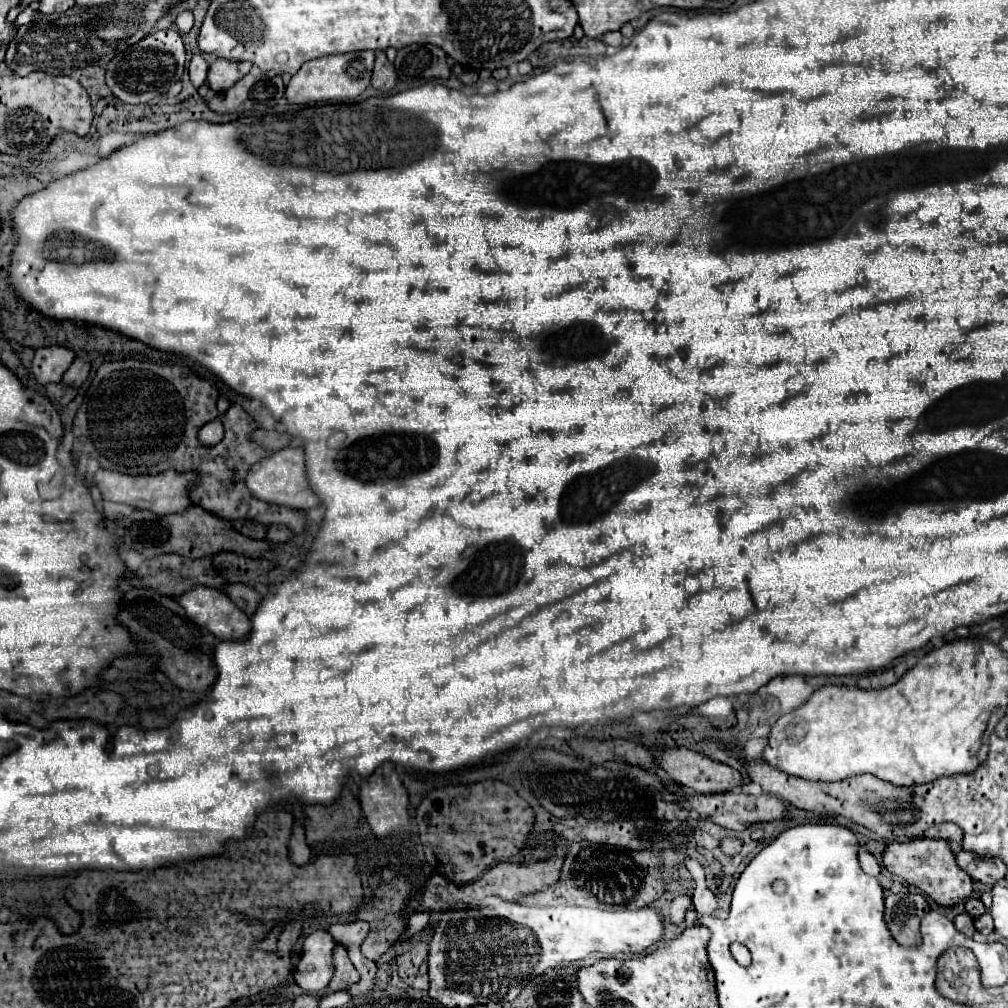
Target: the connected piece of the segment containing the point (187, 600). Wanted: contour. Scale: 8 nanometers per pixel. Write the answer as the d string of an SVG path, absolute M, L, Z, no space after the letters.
M195 587L179 599L179 605L221 641L243 641L251 631L249 617L217 589Z

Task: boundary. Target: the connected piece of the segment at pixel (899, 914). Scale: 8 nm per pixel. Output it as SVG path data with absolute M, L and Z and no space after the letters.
M897 893L885 897L885 925L899 945L913 947L921 943L919 923L929 905L921 893Z

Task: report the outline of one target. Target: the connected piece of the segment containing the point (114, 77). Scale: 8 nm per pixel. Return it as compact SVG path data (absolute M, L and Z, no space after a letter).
M177 29L155 31L139 43L127 47L127 51L115 55L105 71L105 81L111 93L123 103L149 103L153 97L163 95L173 83L181 79L185 71L185 45Z

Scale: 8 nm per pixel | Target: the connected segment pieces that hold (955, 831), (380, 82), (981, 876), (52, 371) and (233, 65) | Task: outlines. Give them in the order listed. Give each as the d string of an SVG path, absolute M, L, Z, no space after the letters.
M943 823L943 825L935 825L935 827L929 827L925 831L925 837L929 839L945 839L945 841L951 841L951 843L959 843L963 839L963 829L955 823Z
M383 51L375 53L375 69L373 69L373 77L371 77L371 85L383 93L391 91L395 87L397 75L393 65L389 63L389 59L385 57Z
M967 851L957 853L957 863L963 871L969 873L971 879L985 883L985 885L995 885L1005 879L1005 863L995 857L979 857Z
M41 347L35 351L33 359L33 375L37 383L47 385L47 383L59 383L73 363L75 353L67 347Z
M215 59L209 65L207 83L213 91L225 91L231 85L235 85L241 77L245 77L251 69L251 63L239 63L239 61L227 61L227 59Z

